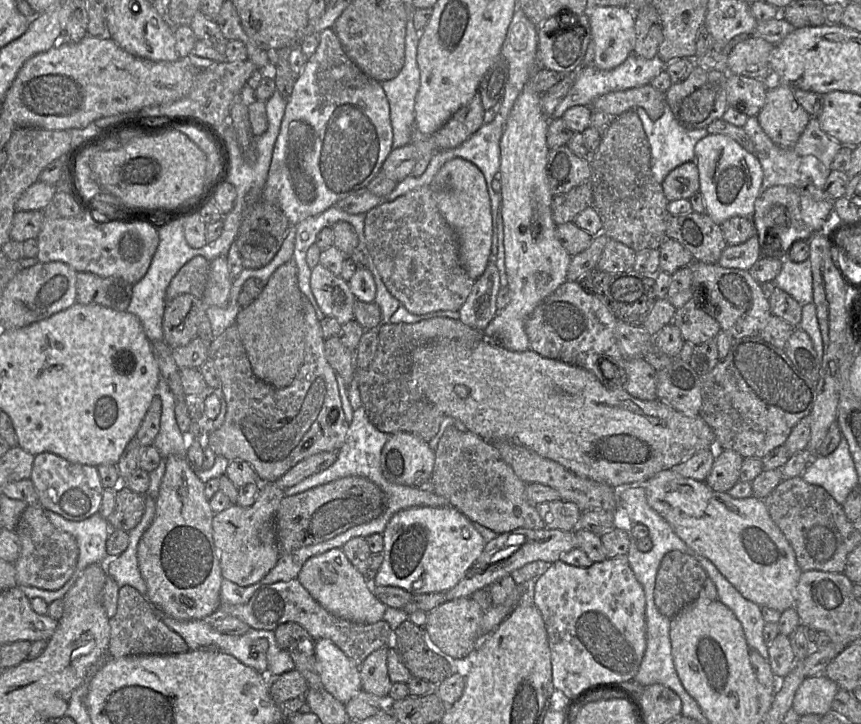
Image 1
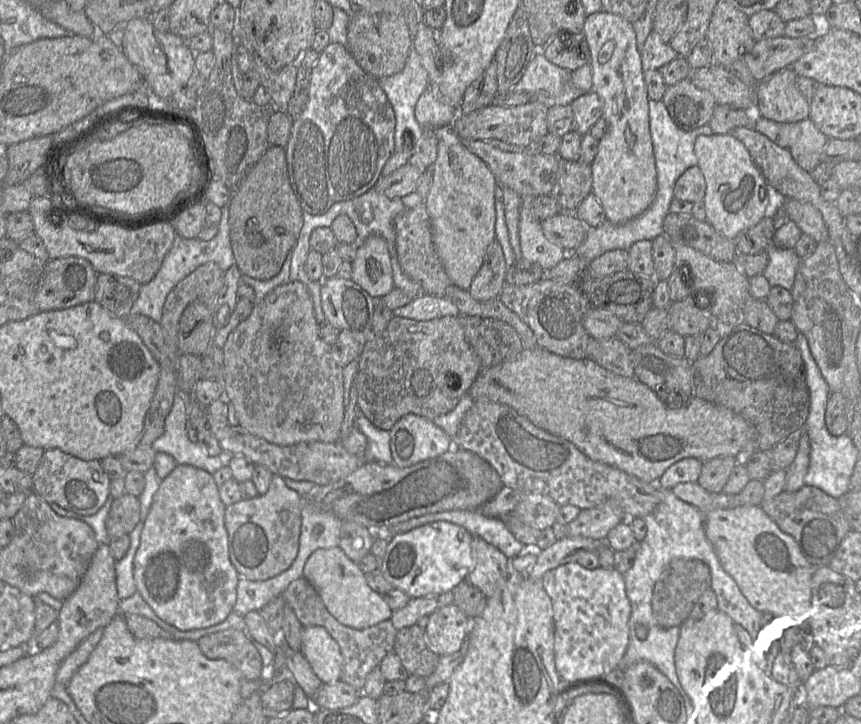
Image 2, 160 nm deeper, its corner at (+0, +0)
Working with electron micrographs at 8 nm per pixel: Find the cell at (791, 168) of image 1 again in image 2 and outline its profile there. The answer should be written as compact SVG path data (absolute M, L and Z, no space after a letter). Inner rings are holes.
M755 116L758 132L781 148L788 150L795 162L811 172L821 161L820 155L829 138L822 133L810 118L792 123L779 123Z

